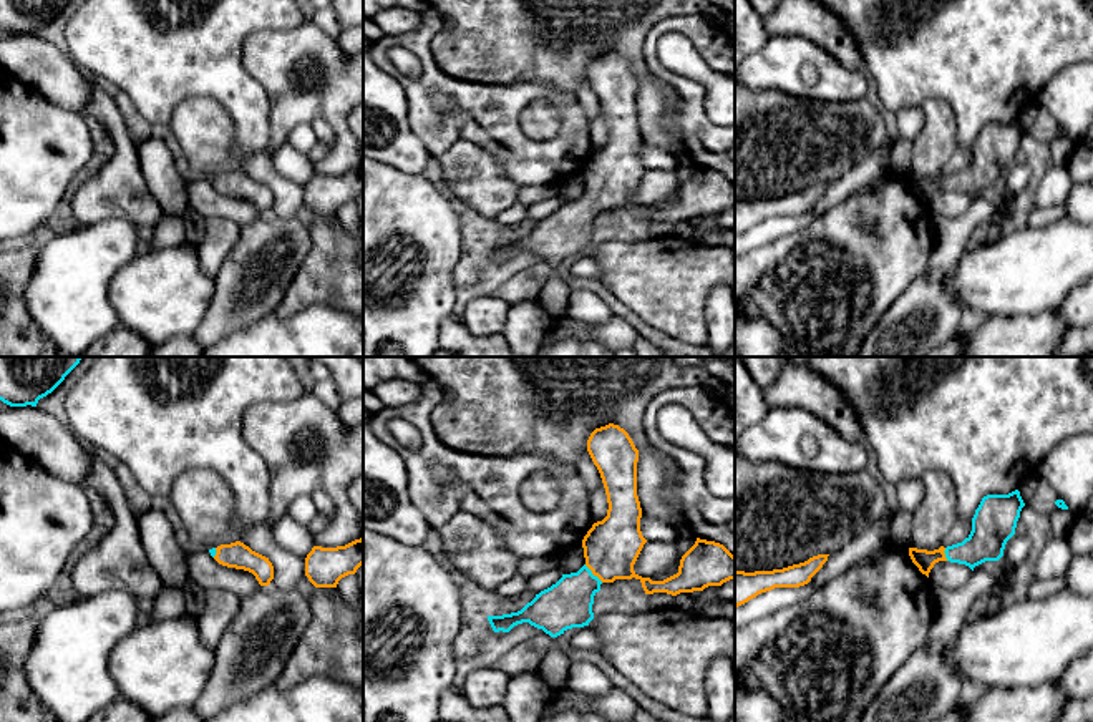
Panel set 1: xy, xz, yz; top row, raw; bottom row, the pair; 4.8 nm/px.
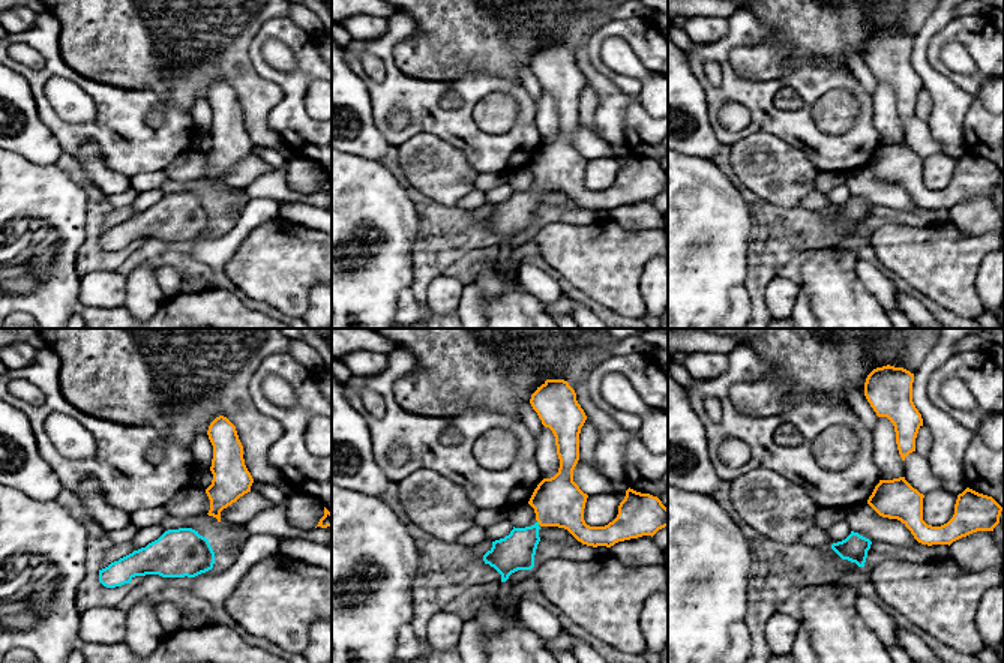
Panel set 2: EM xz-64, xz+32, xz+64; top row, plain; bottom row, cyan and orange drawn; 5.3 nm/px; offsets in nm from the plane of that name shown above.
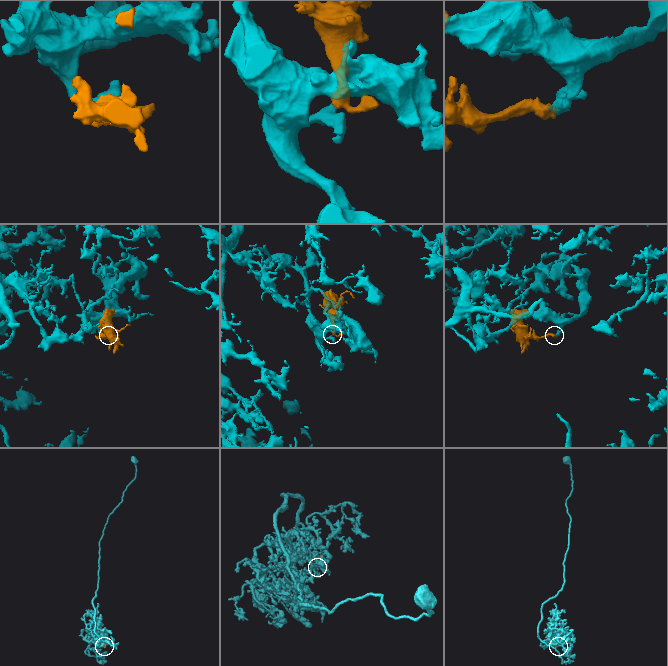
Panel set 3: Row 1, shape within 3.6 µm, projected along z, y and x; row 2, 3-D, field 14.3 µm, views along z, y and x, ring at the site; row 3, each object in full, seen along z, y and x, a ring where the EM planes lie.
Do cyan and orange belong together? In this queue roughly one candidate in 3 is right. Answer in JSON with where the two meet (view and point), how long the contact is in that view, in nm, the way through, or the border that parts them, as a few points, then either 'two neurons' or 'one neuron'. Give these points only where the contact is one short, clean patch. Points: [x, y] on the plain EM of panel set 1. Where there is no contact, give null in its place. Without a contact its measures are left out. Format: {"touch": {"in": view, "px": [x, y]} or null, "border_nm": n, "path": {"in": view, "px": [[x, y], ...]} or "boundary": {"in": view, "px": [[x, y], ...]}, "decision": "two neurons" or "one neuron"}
{"touch": {"in": "xz", "px": [592, 203]}, "border_nm": 130, "path": {"in": "xz", "px": [[566, 233], [592, 203], [606, 190], [611, 176]]}, "decision": "one neuron"}

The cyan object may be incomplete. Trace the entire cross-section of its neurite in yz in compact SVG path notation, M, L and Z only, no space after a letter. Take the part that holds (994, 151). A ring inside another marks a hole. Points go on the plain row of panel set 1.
M1018 118L1008 123L987 123L975 138L970 163L962 171L934 179L909 176L909 184L927 206L939 189L965 193L972 199L985 189L998 189L1007 169L1015 163L1023 134Z

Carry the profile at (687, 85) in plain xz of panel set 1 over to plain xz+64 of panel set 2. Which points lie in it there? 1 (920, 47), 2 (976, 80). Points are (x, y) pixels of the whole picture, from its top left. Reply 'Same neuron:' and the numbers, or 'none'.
Same neuron: 2

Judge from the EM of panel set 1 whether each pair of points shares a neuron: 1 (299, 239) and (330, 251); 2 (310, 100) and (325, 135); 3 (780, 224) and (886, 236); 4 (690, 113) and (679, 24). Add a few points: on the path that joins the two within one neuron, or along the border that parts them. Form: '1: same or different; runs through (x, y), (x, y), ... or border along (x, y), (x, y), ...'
1: different; border along (306, 229), (310, 238), (310, 251), (292, 279)
2: different; border along (309, 123), (325, 118), (332, 125)
3: different; border along (820, 214), (806, 226), (768, 243)
4: same; runs through (682, 87), (652, 62), (652, 39)

